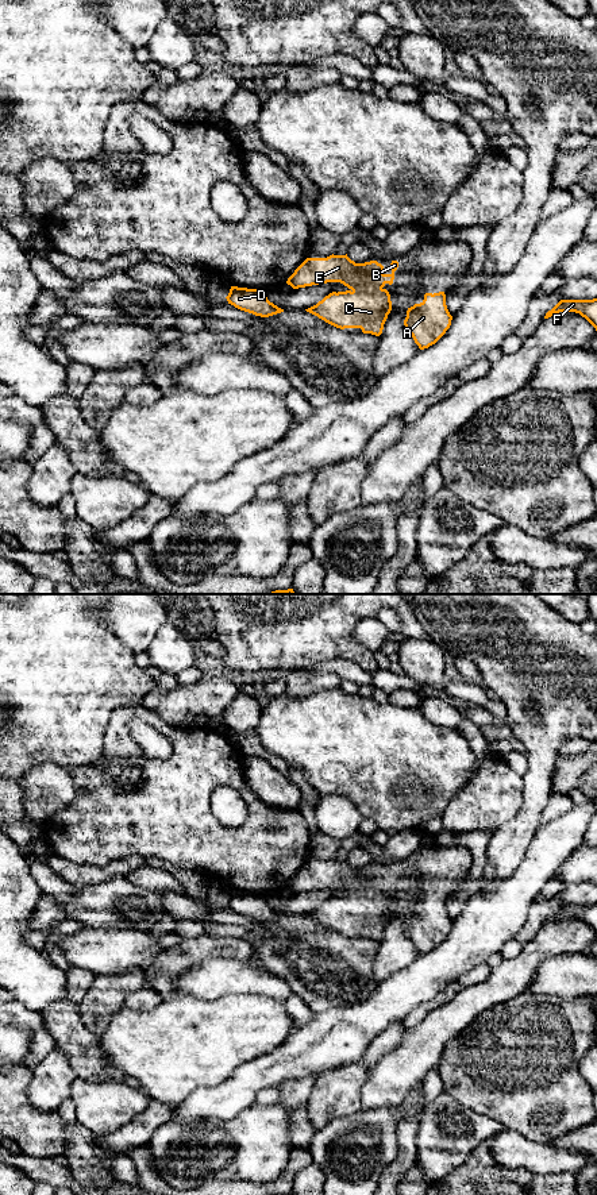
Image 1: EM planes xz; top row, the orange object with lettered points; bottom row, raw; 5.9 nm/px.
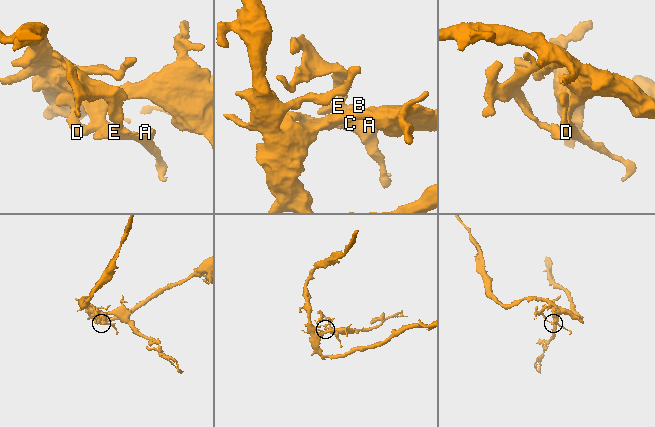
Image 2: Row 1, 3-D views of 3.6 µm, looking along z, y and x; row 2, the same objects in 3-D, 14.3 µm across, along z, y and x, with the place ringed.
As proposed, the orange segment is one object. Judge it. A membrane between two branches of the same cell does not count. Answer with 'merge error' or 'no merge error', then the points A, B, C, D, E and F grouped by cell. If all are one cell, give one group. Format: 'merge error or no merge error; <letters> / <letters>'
no merge error; A B C D E F

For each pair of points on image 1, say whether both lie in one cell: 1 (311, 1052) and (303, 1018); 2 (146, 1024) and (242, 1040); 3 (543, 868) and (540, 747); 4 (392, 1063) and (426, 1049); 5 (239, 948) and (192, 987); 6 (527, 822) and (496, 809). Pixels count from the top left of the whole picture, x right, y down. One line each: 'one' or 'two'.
1: two
2: one
3: two
4: one
5: two
6: two

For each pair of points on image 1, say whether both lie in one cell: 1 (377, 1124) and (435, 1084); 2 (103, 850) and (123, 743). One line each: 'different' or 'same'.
1: same
2: same

